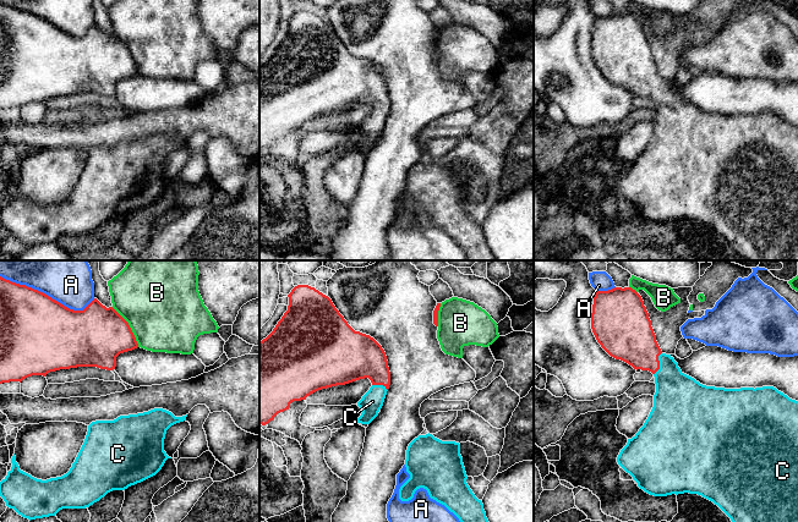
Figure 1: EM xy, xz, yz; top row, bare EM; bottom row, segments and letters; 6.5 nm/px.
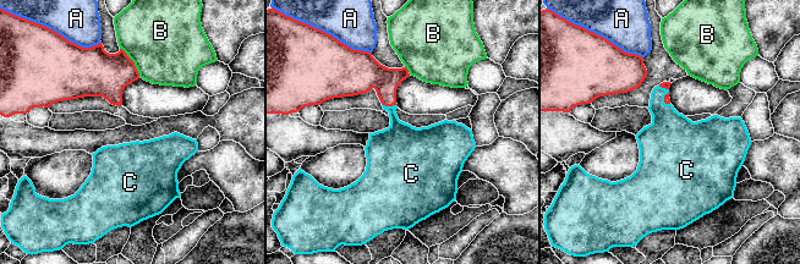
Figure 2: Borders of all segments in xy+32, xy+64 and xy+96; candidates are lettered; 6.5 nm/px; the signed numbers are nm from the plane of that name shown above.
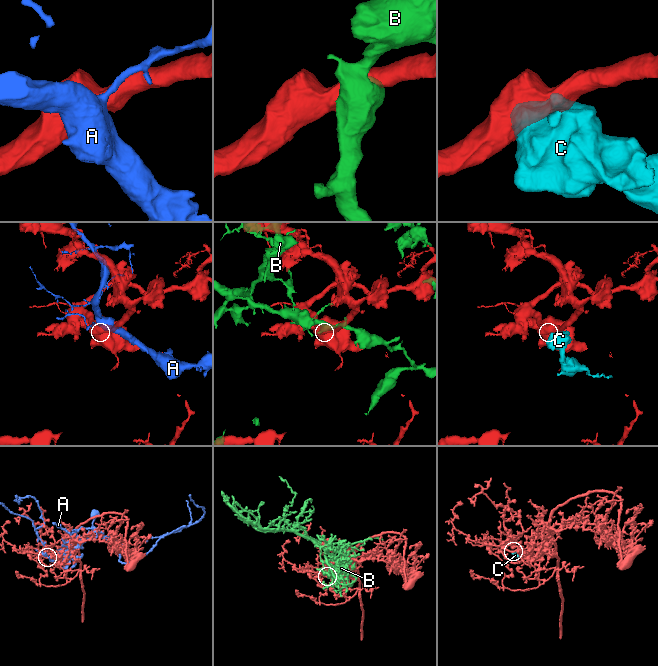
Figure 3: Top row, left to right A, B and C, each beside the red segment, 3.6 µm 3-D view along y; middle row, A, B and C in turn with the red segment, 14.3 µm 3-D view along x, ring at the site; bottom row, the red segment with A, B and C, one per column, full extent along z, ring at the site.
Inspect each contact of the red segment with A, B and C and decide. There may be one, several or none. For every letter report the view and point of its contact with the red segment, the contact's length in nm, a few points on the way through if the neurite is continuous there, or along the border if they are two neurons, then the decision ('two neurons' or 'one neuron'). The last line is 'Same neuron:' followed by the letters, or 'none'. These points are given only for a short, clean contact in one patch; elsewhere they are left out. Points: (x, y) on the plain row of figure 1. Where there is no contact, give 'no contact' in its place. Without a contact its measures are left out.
A: meets red in xy at (47, 21); contact 650 nm long; two neurons
B: meets red in xy at (129, 53); contact 320 nm long; two neurons
C: meets red in yz at (659, 89); contact 160 nm long; runs through yz (630, 64), (659, 89), (666, 97), (677, 122); one neuron
Same neuron: C

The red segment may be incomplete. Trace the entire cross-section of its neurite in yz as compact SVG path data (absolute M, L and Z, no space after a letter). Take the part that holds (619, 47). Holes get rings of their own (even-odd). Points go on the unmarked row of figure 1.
M614 13L608 17L597 17L594 23L591 55L601 73L613 84L621 86L634 95L649 97L655 103L656 119L654 133L639 158L628 165L621 176L617 188L638 209L638 213L654 222L672 220L698 220L717 231L731 247L745 260L798 260L798 127L789 125L774 112L725 115L706 112L684 100L671 81L661 77L651 46L641 22L632 13Z

